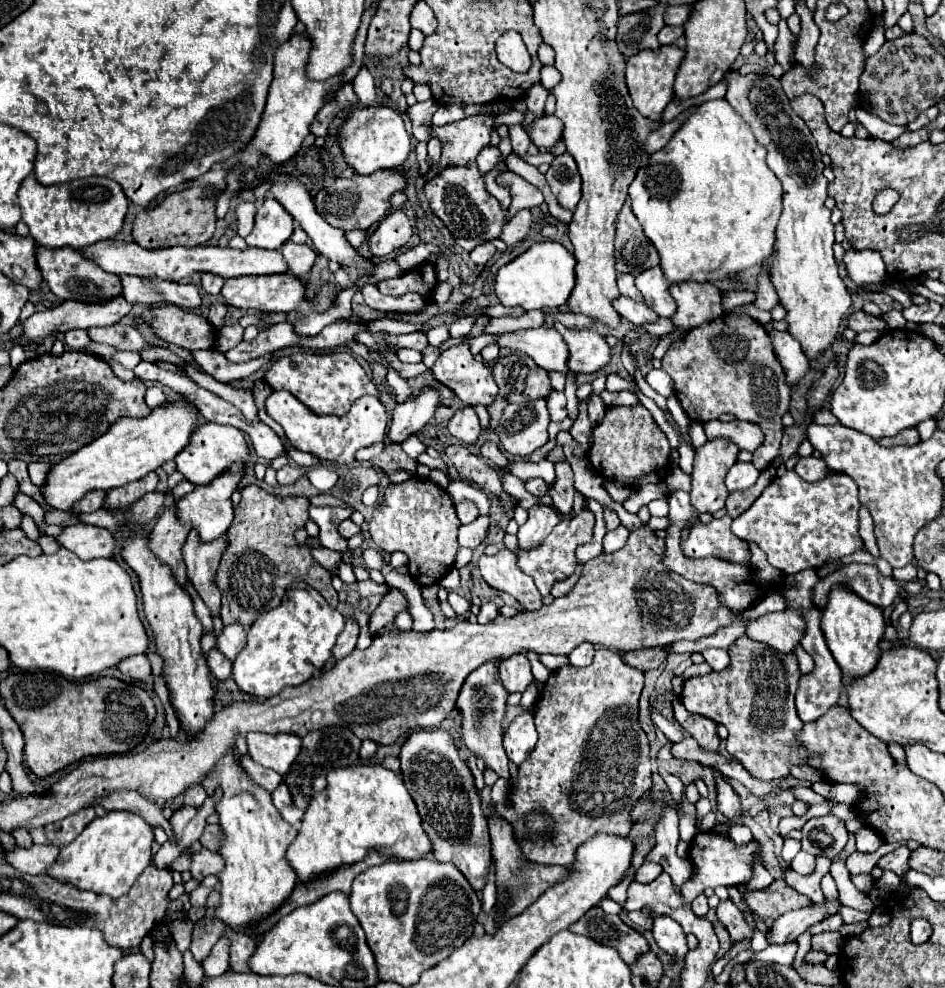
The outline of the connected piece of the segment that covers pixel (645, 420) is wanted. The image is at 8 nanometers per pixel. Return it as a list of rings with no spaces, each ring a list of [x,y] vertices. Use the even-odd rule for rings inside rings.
[[[612,406],[606,410],[604,420],[594,428],[594,442],[588,450],[588,462],[600,476],[608,480],[614,480],[616,476],[616,482],[642,486],[648,482],[658,482],[662,468],[666,474],[668,454],[668,438],[644,406]]]

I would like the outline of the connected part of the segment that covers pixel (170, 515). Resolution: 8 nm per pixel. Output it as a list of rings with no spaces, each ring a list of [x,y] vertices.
[[[168,508],[160,514],[152,534],[148,536],[148,546],[154,552],[154,556],[162,562],[168,564],[176,582],[188,590],[188,578],[186,578],[186,568],[182,562],[182,546],[188,536],[190,528],[182,526],[176,520],[176,508]]]

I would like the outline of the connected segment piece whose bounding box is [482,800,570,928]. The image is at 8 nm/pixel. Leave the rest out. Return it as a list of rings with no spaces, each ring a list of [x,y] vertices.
[[[482,800],[482,810],[488,820],[490,828],[490,840],[492,840],[492,858],[496,868],[496,888],[498,888],[498,904],[506,906],[506,912],[500,912],[500,916],[494,916],[496,926],[500,928],[506,920],[512,916],[524,912],[536,898],[546,892],[550,886],[558,884],[560,880],[566,880],[570,876],[570,868],[566,866],[550,866],[550,864],[532,864],[520,856],[520,846],[516,846],[516,840],[512,838],[512,826],[490,806],[490,802]]]

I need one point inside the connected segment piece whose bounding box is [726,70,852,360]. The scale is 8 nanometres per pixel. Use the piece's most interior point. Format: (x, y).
(804, 271)

